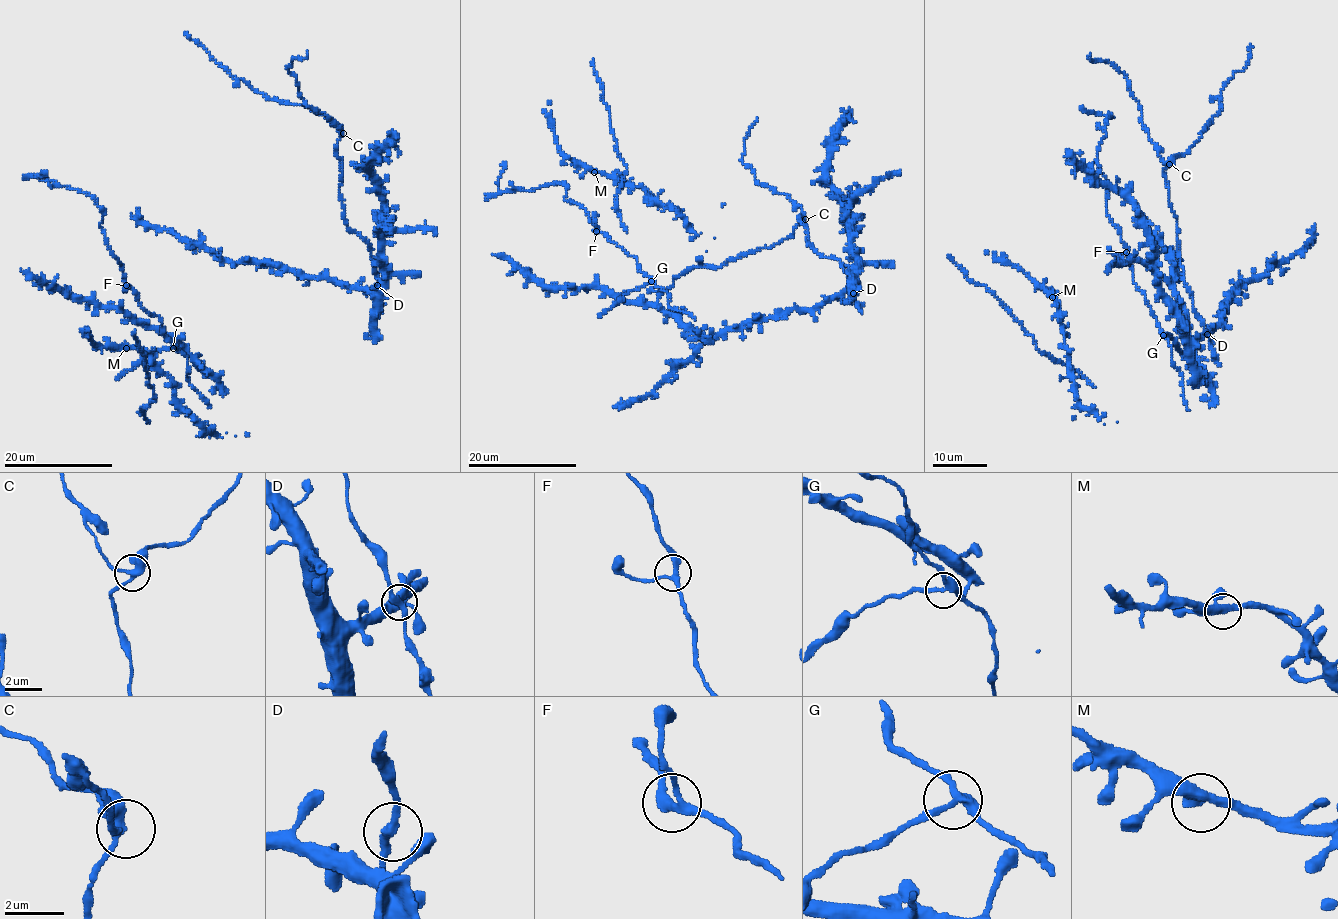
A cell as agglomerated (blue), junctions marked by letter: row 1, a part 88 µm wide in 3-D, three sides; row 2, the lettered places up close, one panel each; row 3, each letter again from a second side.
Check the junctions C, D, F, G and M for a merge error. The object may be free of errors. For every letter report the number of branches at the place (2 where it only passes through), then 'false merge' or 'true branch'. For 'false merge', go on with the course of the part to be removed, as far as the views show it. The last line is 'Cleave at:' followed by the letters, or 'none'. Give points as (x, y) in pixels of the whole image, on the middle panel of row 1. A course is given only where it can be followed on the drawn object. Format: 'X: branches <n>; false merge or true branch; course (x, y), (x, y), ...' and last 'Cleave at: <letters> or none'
C: branches 3; true branch
D: branches 3; true branch
F: branches 3; true branch
G: branches 3; false merge; course (650, 281), (632, 291), (597, 316)
M: branches 3; true branch
Cleave at: G

